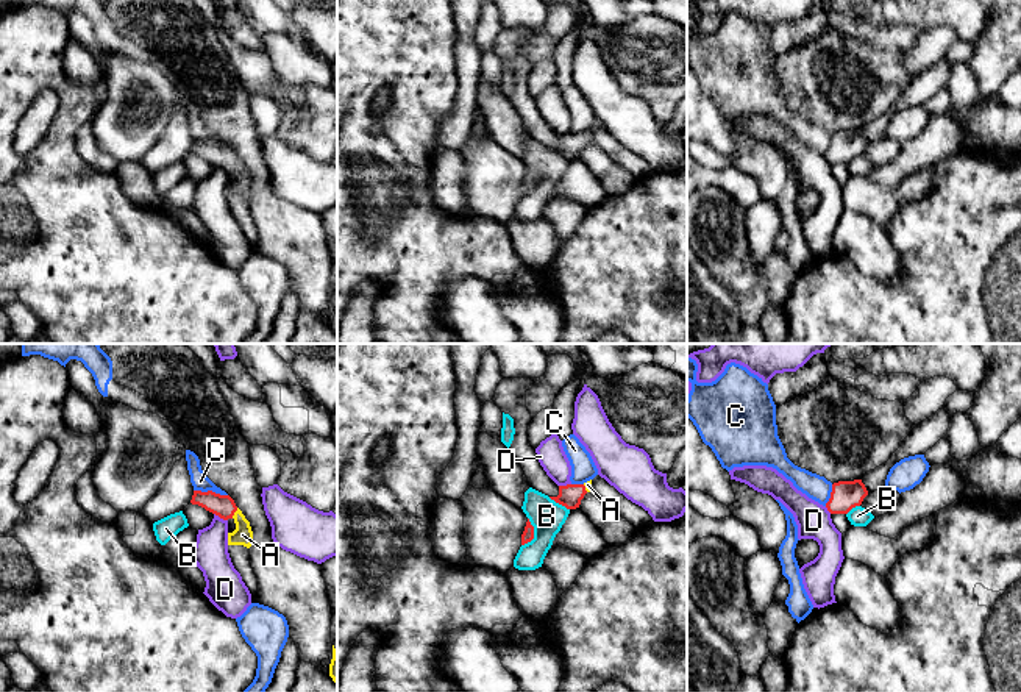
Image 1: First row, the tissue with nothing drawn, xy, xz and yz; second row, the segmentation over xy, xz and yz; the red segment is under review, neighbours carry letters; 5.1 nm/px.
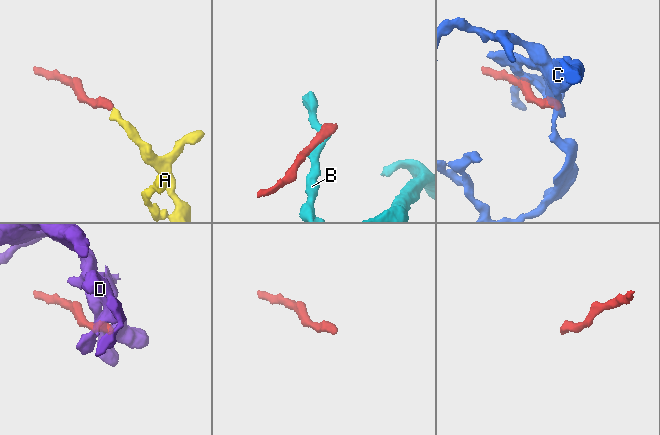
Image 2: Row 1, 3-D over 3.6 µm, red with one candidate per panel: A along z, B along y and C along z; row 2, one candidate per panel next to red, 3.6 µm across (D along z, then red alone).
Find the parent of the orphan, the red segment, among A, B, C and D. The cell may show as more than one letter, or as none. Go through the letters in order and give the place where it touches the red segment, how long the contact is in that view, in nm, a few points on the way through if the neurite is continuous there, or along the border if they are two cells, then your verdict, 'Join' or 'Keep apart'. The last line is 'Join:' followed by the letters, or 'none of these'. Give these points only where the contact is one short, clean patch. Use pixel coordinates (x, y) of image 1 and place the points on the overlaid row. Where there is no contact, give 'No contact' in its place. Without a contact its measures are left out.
A: Touches red at xy (234, 511). Shared border 70 nm. Path across: xy (224, 506), (234, 511), (242, 525), (242, 535). Join
B: Touches red at xz (533, 533). Shared border 160 nm. Keep apart
C: Touches red at xy (211, 491). Shared border 180 nm. Keep apart
D: Touches red at xy (220, 517). Shared border 80 nm. Boundary: xy (214, 513), (227, 520). Keep apart
Join: A

